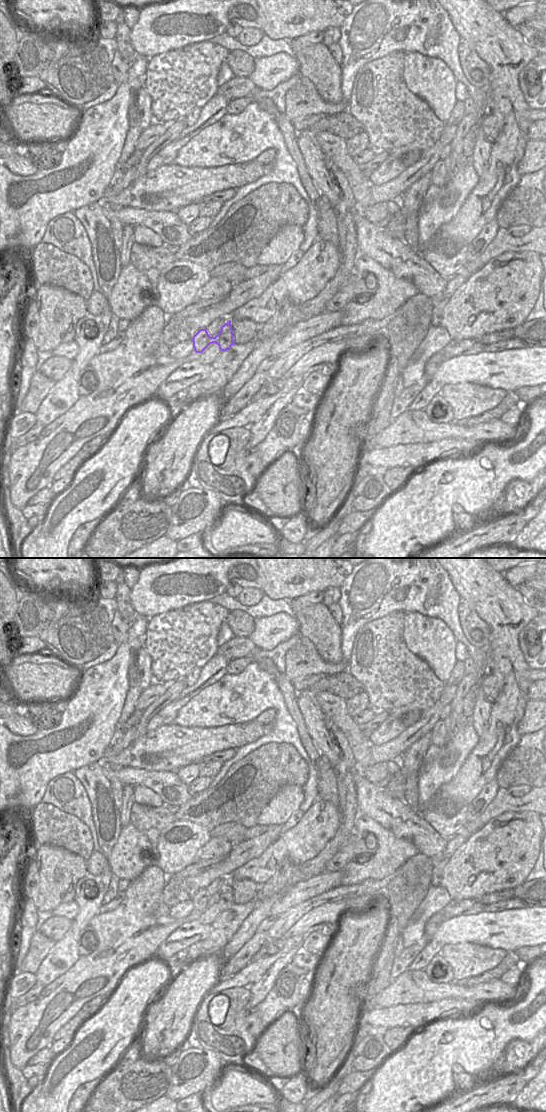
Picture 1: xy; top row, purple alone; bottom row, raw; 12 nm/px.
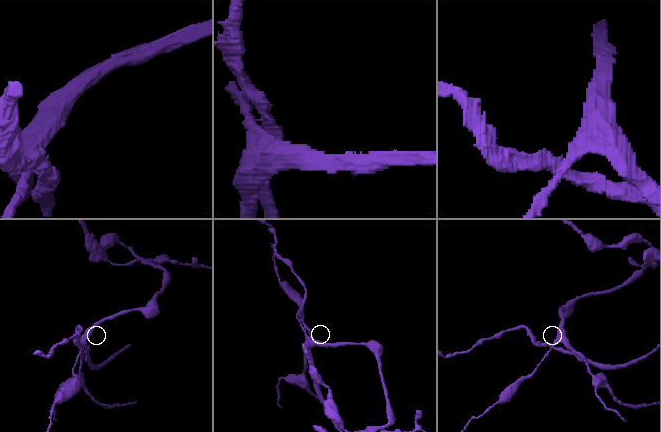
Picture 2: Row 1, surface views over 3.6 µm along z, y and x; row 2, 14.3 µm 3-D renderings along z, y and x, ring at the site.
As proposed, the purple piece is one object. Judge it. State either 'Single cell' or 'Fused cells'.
Fused cells

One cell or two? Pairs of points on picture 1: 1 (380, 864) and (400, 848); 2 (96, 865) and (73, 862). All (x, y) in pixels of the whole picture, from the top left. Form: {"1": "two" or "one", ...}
{"1": "one", "2": "two"}

